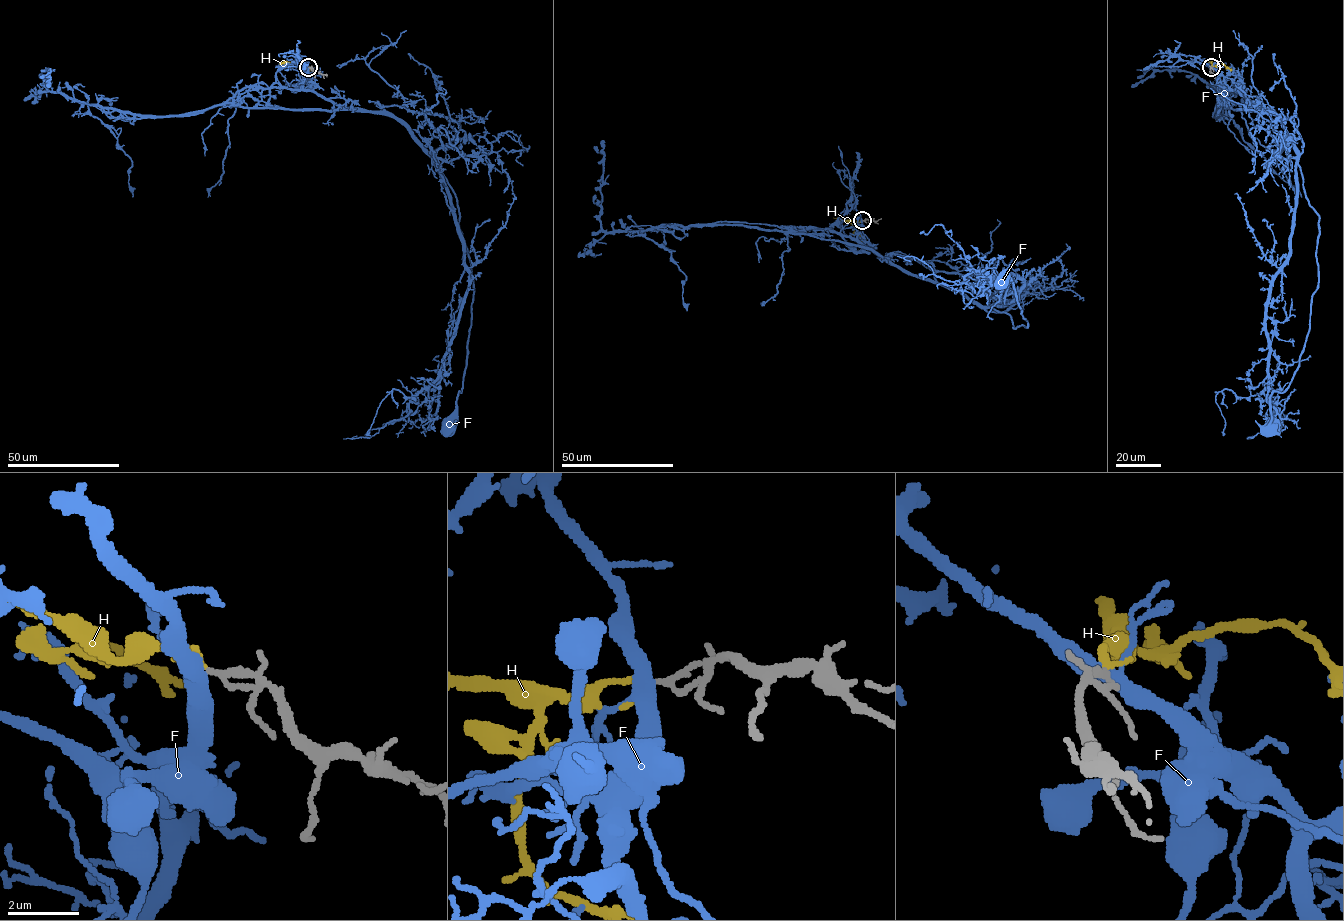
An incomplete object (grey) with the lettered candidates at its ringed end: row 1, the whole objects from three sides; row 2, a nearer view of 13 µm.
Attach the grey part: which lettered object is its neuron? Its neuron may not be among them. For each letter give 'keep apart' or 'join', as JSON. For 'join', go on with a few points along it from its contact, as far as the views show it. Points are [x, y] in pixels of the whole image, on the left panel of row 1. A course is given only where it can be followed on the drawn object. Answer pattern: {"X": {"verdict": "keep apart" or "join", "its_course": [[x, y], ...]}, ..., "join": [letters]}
{"F": {"verdict": "keep apart"}, "H": {"verdict": "join"}, "join": ["H"]}

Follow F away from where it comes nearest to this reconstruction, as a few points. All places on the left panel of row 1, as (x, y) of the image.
F: (308, 66), (304, 89), (336, 104), (396, 118), (454, 193), (473, 301), (457, 421), (450, 430)

